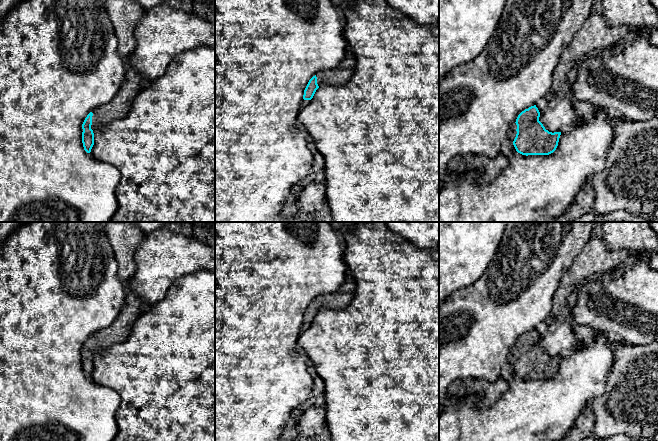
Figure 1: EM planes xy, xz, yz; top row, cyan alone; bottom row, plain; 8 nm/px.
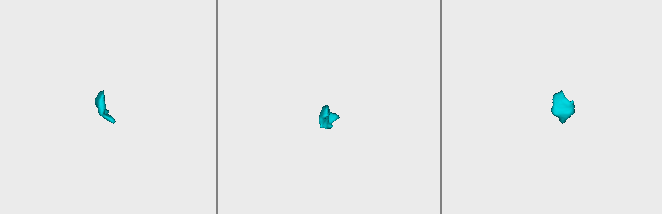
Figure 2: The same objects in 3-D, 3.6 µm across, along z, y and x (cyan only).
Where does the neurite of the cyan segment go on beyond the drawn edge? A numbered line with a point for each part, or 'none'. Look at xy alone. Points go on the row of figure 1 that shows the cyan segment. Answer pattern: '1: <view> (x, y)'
1: xy (118, 108)

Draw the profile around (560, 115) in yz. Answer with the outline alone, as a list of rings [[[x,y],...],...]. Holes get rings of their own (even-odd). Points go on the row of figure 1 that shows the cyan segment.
[[[570,70],[566,81],[555,97],[548,102],[547,109],[540,113],[539,121],[549,132],[562,132],[583,123],[584,118],[576,114],[573,108],[574,95],[572,86],[576,80],[577,72]]]

